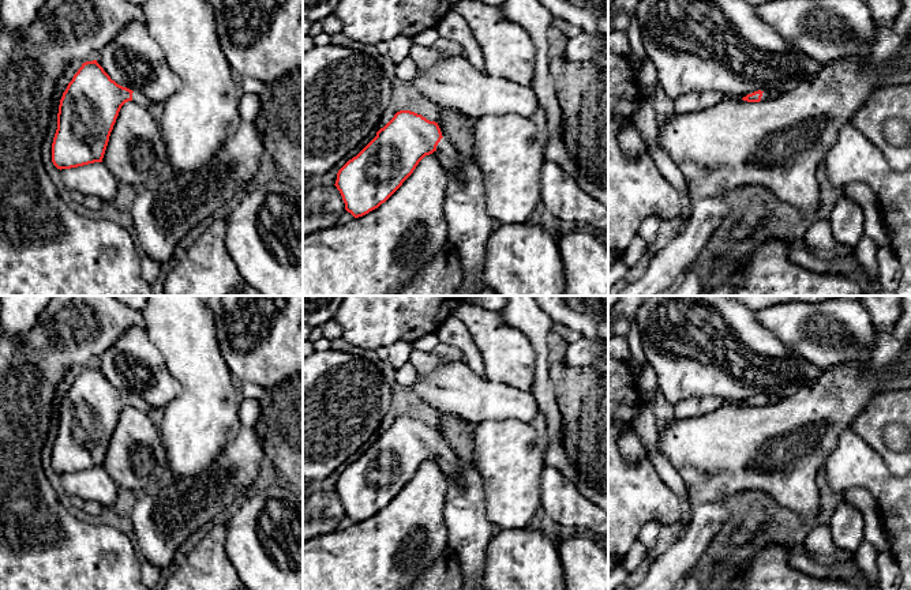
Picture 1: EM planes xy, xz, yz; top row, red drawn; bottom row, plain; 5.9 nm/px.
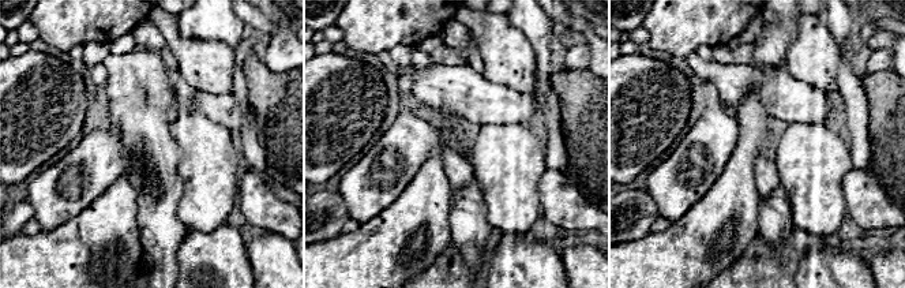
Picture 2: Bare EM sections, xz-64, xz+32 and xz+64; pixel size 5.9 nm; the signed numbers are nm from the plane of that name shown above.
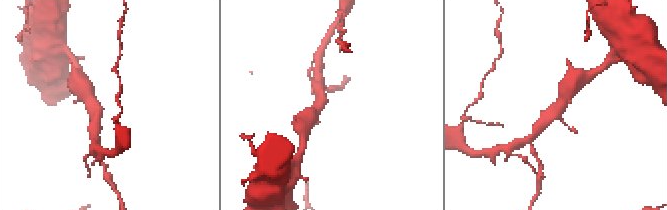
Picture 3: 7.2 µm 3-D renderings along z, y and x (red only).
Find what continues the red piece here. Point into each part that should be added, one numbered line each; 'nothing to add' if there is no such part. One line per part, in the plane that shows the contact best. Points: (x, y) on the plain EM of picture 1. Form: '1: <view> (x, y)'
1: xz (449, 462)

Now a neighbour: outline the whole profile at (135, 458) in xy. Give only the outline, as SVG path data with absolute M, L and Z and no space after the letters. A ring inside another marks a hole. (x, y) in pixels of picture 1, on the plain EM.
M125 407L109 441L102 463L105 473L120 489L139 495L160 485L165 463L164 441L150 414Z

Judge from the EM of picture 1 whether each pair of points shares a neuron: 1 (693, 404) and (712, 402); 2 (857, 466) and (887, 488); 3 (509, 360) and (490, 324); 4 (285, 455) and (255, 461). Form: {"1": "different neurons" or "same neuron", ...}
{"1": "same neuron", "2": "same neuron", "3": "same neuron", "4": "different neurons"}

